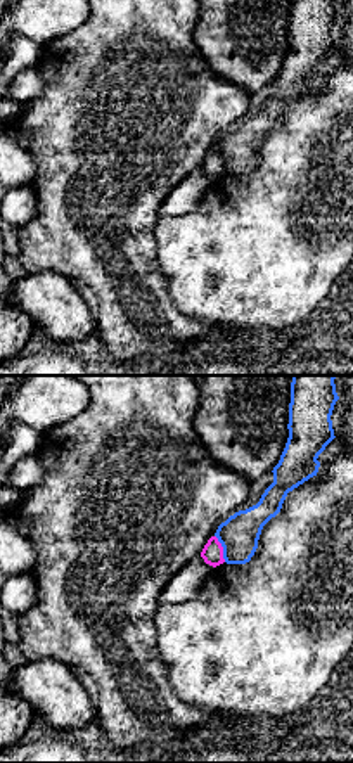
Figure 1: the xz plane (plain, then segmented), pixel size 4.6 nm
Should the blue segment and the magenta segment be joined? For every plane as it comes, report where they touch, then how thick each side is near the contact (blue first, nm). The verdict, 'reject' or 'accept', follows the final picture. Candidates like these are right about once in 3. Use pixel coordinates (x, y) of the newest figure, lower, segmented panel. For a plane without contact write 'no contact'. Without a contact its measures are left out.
meets blue at (224, 549); 180 nm thick on the blue side, 100 nm on the other

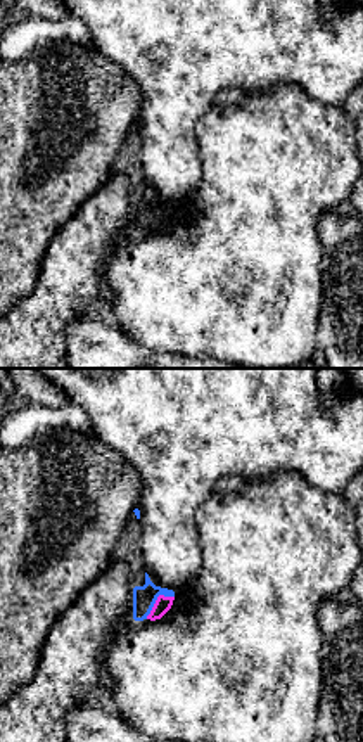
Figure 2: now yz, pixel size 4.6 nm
meets blue at (156, 599); 110 nm thick on the blue side, 80 nm on the other

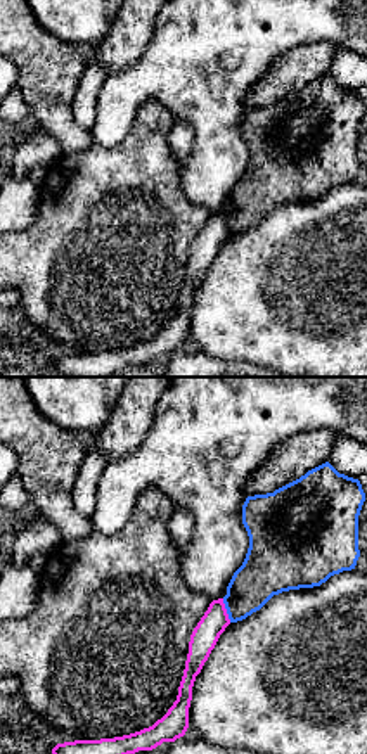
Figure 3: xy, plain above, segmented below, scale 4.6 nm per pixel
meets blue at (227, 611); 220 nm thick on the blue side, 120 nm on the other

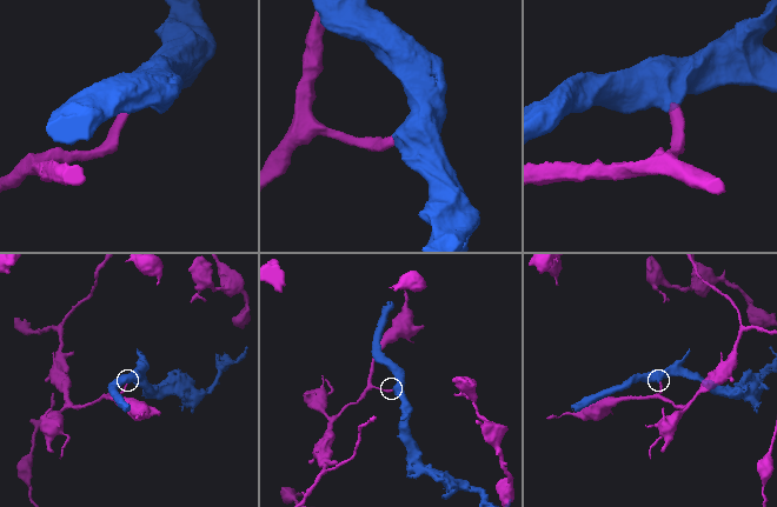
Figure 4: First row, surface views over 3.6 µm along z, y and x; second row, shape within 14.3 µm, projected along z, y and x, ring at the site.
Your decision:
reject

